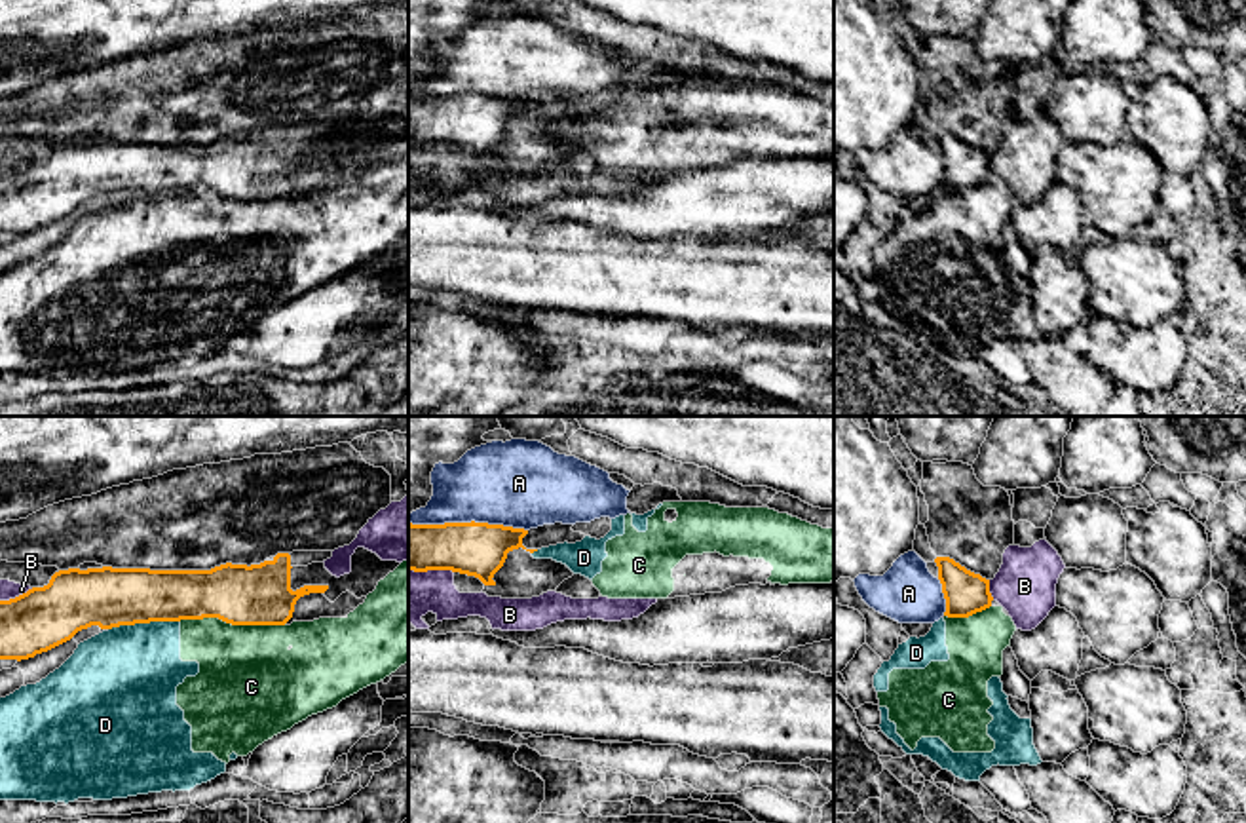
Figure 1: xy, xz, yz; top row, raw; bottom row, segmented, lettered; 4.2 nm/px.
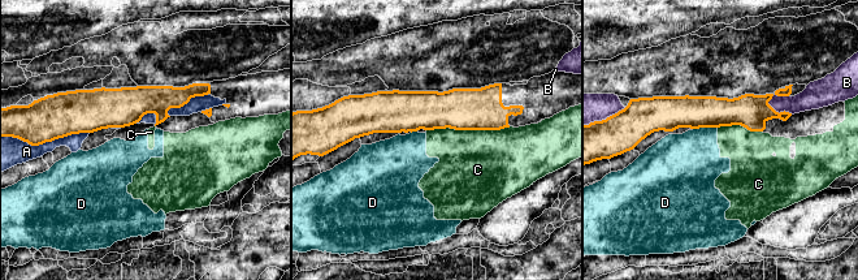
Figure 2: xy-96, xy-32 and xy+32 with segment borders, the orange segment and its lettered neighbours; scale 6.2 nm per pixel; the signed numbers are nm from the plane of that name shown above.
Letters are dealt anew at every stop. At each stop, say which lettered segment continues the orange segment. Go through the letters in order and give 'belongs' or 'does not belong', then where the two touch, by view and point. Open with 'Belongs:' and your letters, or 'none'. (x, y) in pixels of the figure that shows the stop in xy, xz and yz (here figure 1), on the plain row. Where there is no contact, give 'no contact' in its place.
Belongs: none
A: does not belong | xz (468, 97)
B: does not belong | xy (16, 172)
C: does not belong | xy (232, 198)
D: does not belong | xy (143, 196)

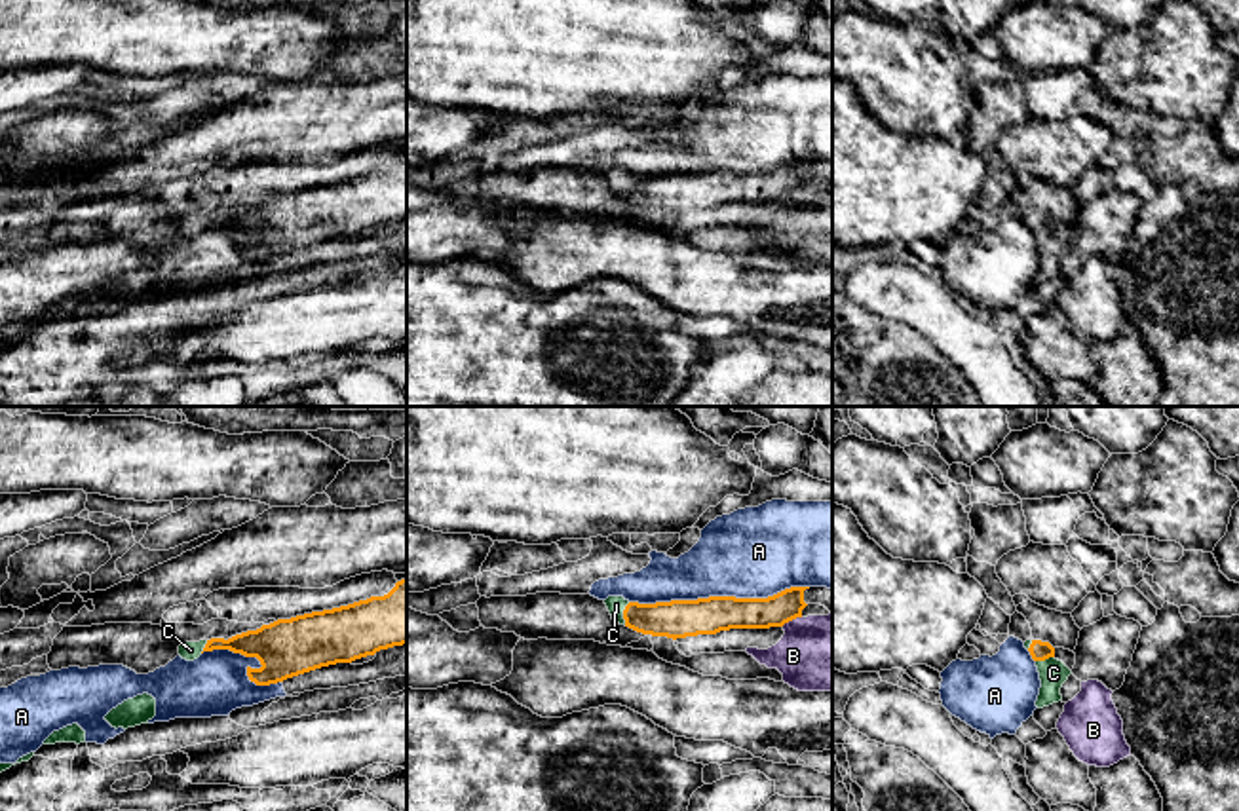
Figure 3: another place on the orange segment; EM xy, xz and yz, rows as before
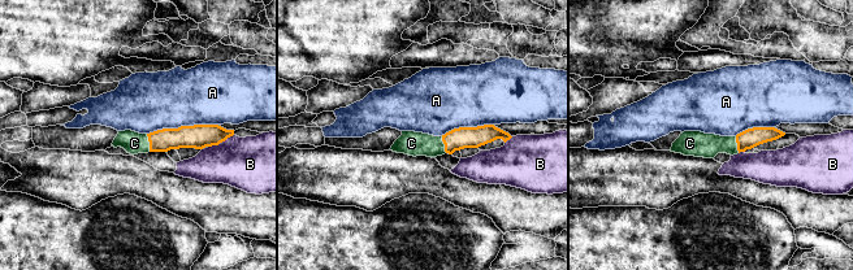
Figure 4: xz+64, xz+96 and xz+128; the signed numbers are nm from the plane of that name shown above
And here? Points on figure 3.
Belongs: C
A: does not belong | xz (719, 171)
B: does not belong | xz (791, 194)
C: belongs | xz (624, 188)

